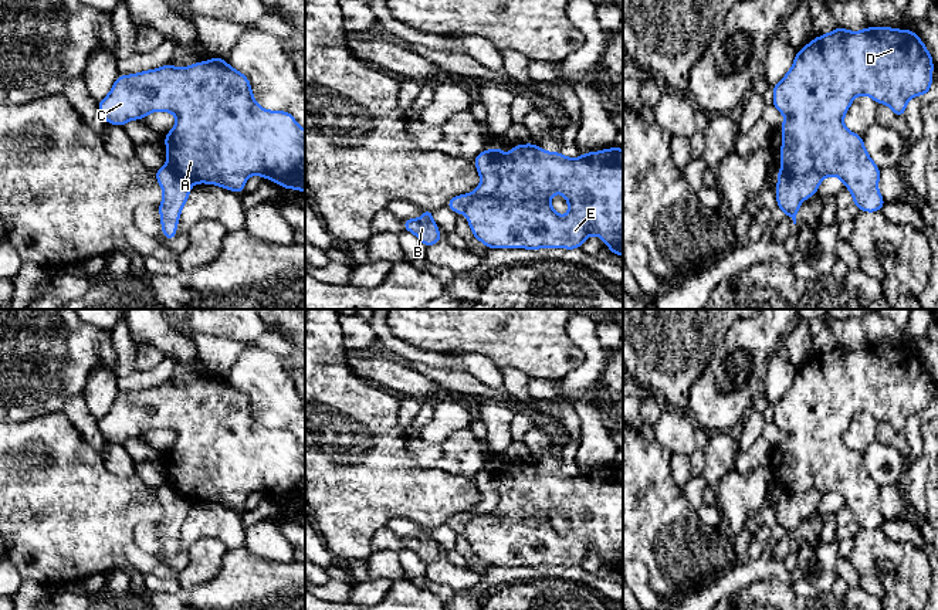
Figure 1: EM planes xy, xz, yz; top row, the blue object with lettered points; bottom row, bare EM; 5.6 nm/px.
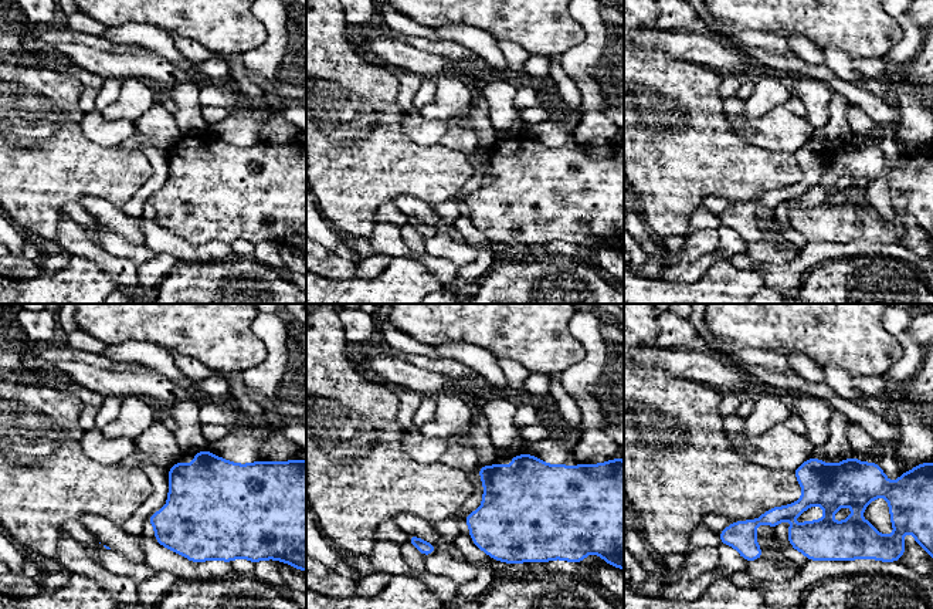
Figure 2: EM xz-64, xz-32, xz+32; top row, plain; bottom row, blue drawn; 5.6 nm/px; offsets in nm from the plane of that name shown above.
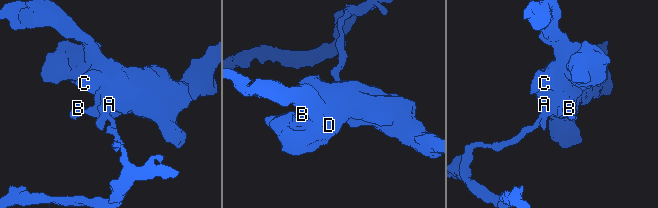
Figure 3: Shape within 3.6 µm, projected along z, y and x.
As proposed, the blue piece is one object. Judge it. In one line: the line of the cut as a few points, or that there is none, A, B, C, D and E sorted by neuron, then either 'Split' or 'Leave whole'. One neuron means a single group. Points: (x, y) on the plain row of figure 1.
Split along xz (500, 470), (497, 505), (473, 517), (461, 528). Groups: A C D E / B. Split

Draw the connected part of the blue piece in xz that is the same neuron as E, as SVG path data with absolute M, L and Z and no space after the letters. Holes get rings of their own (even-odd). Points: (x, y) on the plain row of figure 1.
M528 461L511 464L511 471L497 475L497 508L485 515L470 519L464 532L477 558L487 566L580 566L589 552L600 555L616 573L623 573L623 467L610 465L600 470L569 477L561 470L551 471ZM562 511L569 531L562 535L551 523L551 514Z

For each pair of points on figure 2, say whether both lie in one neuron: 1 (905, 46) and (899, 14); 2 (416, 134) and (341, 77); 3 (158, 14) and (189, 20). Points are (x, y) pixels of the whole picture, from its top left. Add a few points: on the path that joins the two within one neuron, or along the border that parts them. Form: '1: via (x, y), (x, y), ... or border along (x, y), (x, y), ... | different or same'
1: via (908, 39), (908, 24), (905, 22) | same
2: border along (401, 112), (403, 131), (413, 141), (428, 145) | different
3: via (165, 14), (182, 14) | same

